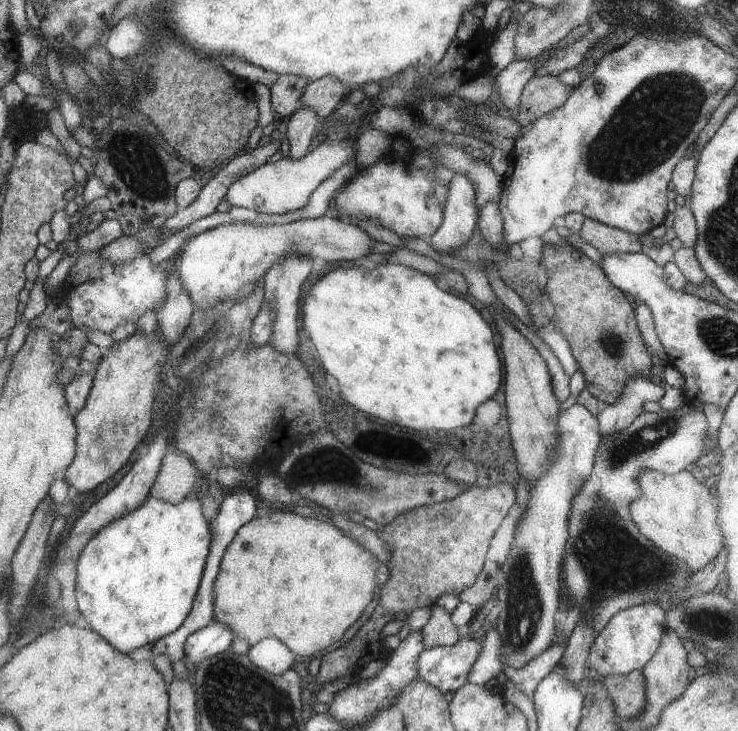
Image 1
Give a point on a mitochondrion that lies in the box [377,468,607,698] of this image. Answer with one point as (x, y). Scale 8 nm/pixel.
(524, 602)

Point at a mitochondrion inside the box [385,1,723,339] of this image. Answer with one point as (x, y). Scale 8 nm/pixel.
(658, 114)

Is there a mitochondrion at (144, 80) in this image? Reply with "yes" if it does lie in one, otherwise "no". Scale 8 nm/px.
yes

